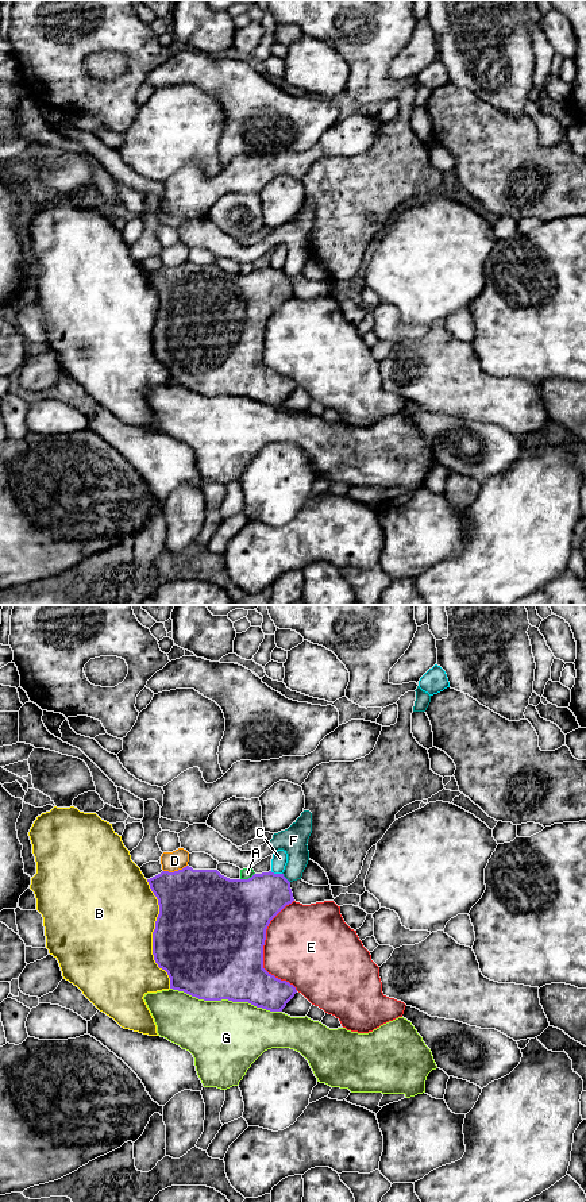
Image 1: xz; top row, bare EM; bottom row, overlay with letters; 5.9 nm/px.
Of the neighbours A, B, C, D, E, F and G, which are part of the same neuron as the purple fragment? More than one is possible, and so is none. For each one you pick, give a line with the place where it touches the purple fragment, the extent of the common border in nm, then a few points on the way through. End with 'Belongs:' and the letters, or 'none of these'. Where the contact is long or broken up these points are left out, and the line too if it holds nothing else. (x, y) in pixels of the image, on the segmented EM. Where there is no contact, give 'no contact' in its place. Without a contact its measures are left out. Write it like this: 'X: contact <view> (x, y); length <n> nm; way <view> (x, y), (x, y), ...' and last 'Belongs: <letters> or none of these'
Belongs: none of these

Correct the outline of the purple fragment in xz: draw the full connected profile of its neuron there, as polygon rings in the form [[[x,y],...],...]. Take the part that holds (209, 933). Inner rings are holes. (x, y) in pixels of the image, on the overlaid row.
[[[182,870],[147,879],[158,899],[153,955],[170,978],[170,989],[204,1001],[248,1002],[282,1012],[296,987],[263,968],[263,945],[270,921],[294,901],[290,882],[271,871],[248,879],[230,879],[217,870]]]

